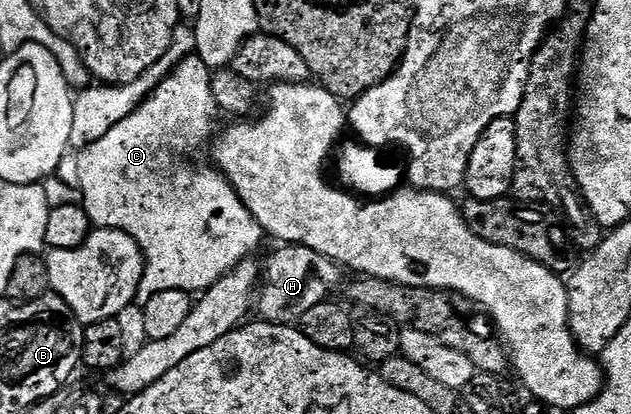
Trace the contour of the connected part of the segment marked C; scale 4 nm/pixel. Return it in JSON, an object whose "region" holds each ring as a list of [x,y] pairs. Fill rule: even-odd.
{"region":[[[197,56],[185,59],[163,79],[150,97],[118,122],[108,134],[77,151],[76,155],[66,153],[56,171],[56,178],[64,185],[78,185],[81,205],[93,227],[124,232],[132,236],[132,240],[136,240],[142,249],[146,271],[140,280],[137,296],[137,301],[142,304],[152,300],[156,292],[209,290],[231,268],[247,261],[250,253],[264,239],[262,226],[252,217],[250,209],[230,187],[225,176],[205,178],[192,163],[182,159],[193,150],[200,149],[206,141],[207,145],[215,133],[214,114],[219,113],[219,108],[212,96],[211,73],[210,67],[203,65]]]}

